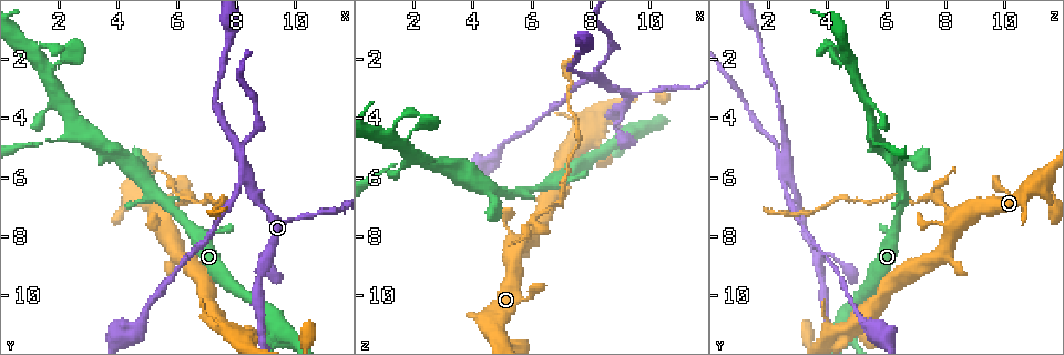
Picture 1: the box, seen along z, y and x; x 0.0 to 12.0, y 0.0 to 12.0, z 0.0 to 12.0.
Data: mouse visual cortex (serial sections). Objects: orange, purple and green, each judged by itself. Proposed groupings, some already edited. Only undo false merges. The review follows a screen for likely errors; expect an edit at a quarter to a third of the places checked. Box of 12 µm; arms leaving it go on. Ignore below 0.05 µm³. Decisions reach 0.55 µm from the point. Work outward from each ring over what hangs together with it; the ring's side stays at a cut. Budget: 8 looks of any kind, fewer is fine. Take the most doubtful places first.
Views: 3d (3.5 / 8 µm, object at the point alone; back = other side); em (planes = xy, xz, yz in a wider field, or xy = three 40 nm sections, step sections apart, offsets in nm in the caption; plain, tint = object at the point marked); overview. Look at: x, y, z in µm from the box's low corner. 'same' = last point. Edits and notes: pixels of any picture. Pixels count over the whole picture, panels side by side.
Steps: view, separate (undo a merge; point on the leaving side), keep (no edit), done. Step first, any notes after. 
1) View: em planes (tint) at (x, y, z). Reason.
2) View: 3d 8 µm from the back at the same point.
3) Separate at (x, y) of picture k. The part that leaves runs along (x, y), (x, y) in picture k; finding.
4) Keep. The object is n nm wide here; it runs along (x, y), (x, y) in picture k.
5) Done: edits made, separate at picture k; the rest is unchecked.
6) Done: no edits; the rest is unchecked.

View: 3d 3.5 µm at (8.1, 5.4, 2.6). Two arms in line, one across.

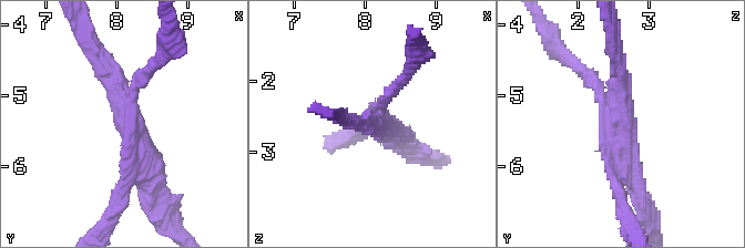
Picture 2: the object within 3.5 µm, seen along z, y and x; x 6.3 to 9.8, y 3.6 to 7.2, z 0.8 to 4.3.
Separate at (113, 215) of picture 2. The part that leaves runs along (133, 178), (102, 229) in picture 2; a second cell is stuck on.

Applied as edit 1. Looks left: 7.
View: overview.

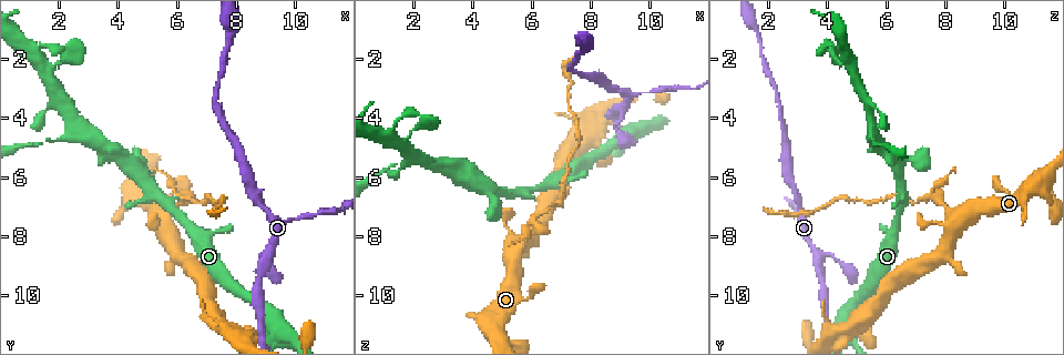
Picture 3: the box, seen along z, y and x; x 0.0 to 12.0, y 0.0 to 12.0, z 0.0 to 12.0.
View: 3d 3.5 µm at (1.5, 4.7, 5.5). Narrows sharply.

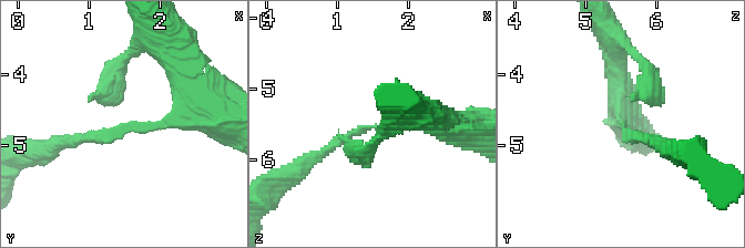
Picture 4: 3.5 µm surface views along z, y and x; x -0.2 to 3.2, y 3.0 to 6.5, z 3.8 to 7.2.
View: em xy step 3 (plain) at (1.55, 4.75, 5.55).

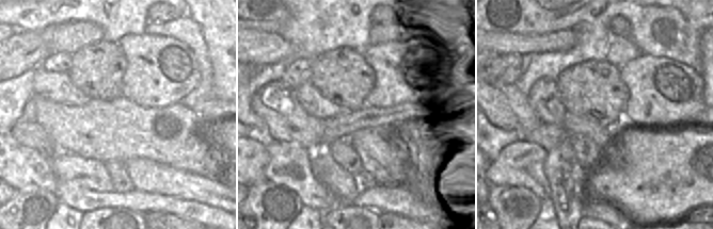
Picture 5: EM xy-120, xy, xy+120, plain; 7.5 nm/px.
View: em xy step 3 (tint) at the same point.

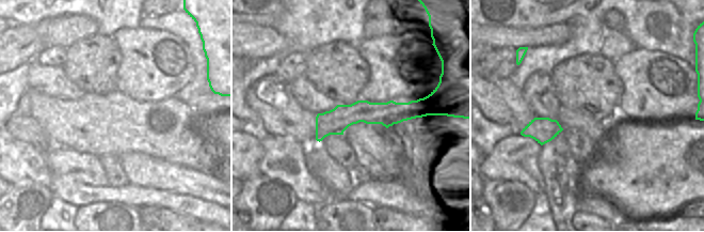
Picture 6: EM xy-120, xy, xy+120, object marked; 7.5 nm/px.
Keep. The arms are 150, 250 nm wide; it runs along (421, 104), (342, 116), (318, 137) in picture 6; all the same cell.

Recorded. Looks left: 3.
View: 3d 8 µm from the back at (7.8, 11.1, 4.9). Four-way junction.

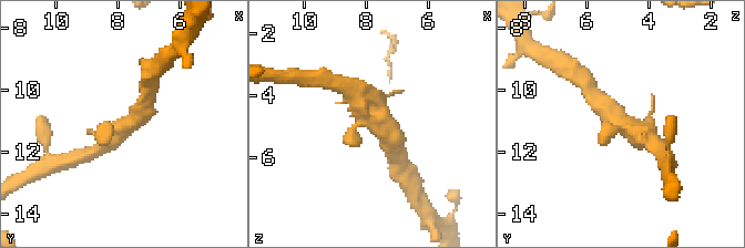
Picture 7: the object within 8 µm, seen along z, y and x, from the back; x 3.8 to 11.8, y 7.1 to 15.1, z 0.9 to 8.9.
View: 3d 3.5 µm at (7.7, 11.2, 4.8). Zoom in.

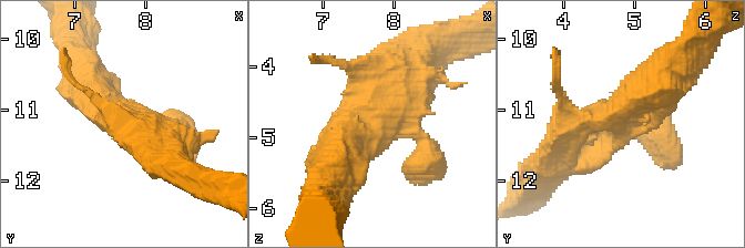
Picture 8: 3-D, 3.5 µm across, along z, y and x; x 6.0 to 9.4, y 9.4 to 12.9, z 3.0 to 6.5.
View: em xy step 5 (tint) at (7.70, 11.15, 4.90). 4 arms meet here; the arms are 200, 300, 450, 600 nm wide.

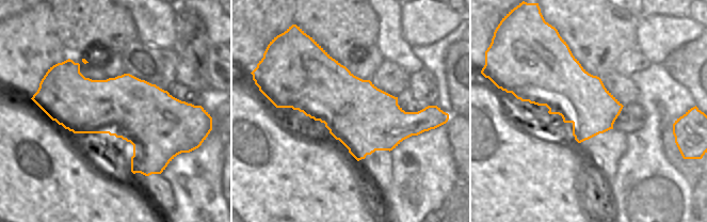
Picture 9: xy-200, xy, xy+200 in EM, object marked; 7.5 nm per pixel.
Keep. One cell here.

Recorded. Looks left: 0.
Done: edits made, separate at picture 2; the rest is unchecked.

